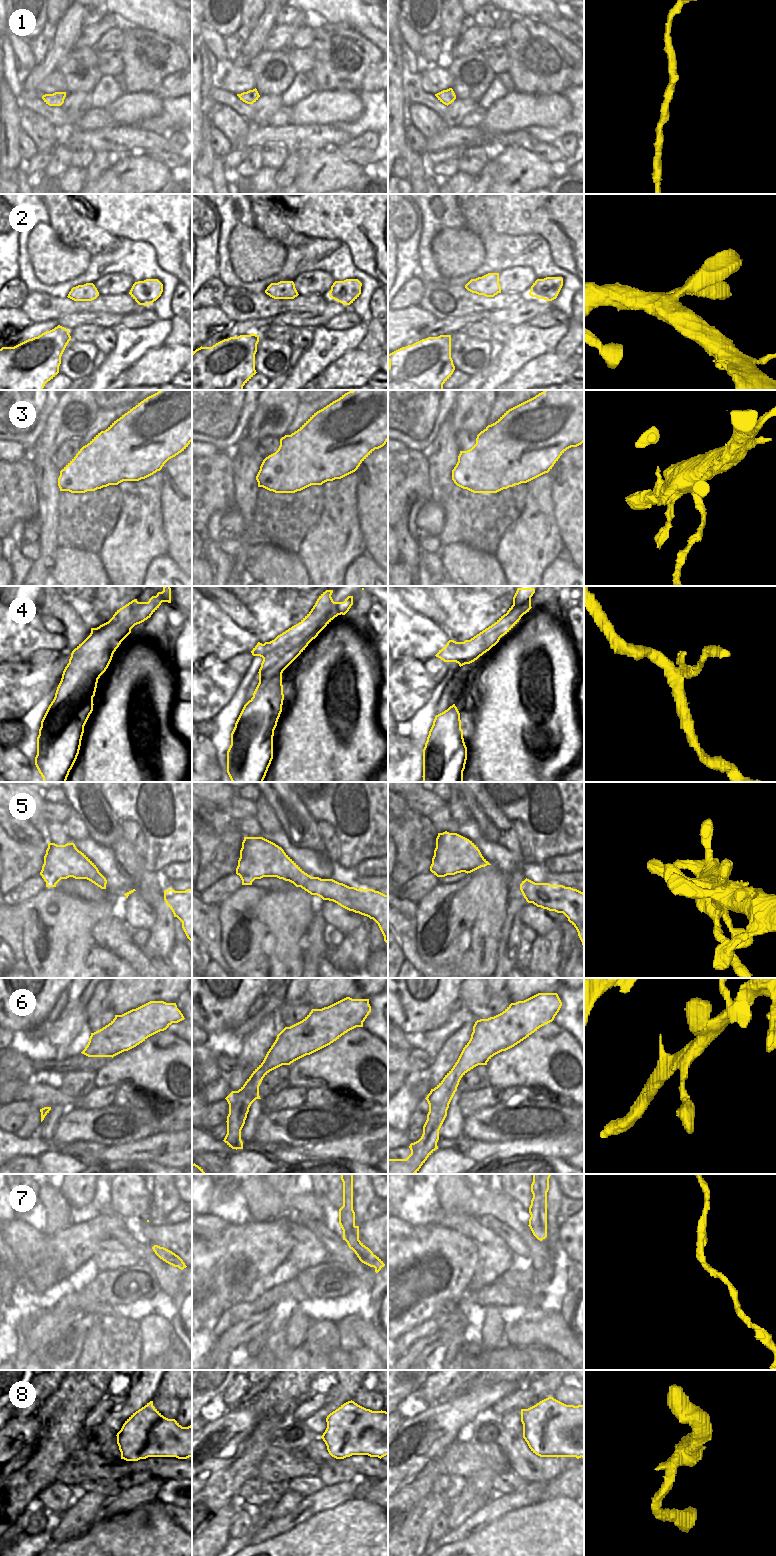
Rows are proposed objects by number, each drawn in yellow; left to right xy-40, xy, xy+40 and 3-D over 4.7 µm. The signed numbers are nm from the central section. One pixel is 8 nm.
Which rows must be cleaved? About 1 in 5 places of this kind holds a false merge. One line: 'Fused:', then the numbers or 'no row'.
Fused: 4.

